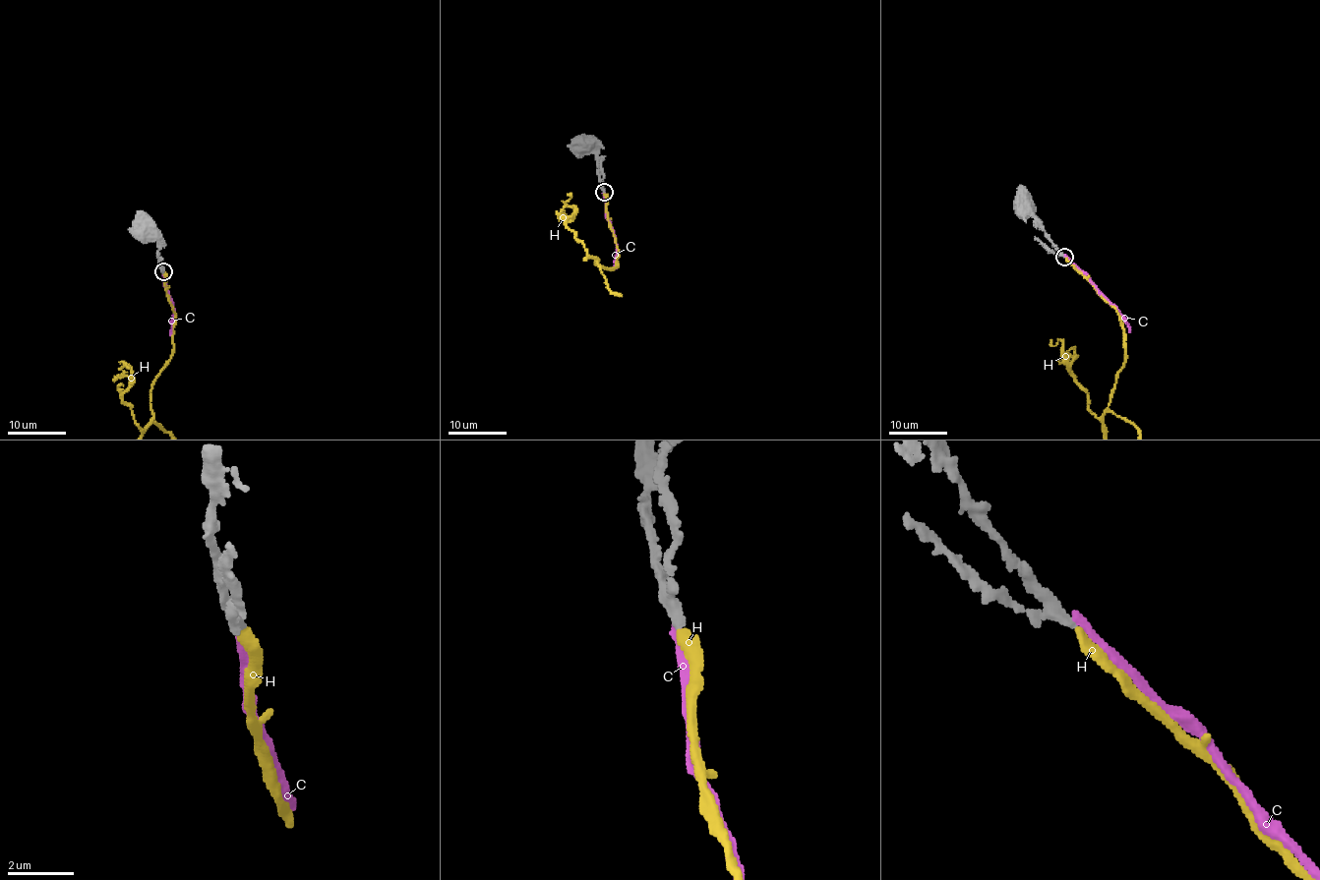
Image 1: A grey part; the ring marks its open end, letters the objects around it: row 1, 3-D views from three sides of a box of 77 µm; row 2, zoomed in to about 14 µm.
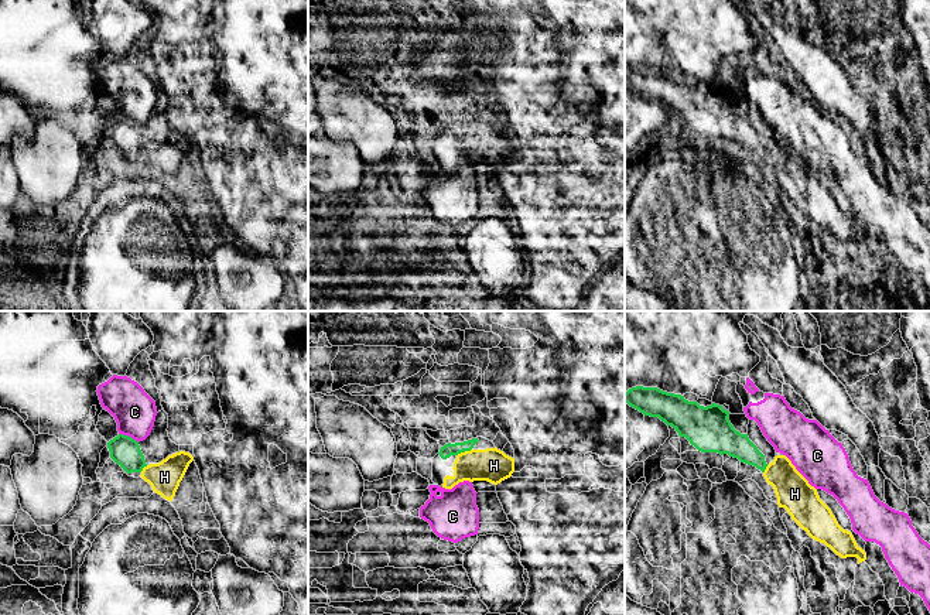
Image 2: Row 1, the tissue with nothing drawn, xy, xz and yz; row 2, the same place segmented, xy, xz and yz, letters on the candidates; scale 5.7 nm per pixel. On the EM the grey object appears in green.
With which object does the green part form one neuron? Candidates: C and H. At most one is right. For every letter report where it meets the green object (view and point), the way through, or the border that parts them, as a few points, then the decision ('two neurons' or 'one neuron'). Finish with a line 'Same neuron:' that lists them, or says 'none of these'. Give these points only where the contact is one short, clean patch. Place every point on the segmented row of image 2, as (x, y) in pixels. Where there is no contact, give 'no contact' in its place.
C: xy (127, 436) | along xy (119, 433), (130, 436), (137, 443) | two neurons
H: xz (464, 451) | across xz (448, 450), (464, 451), (477, 464), (493, 465) | one neuron
Same neuron: H

